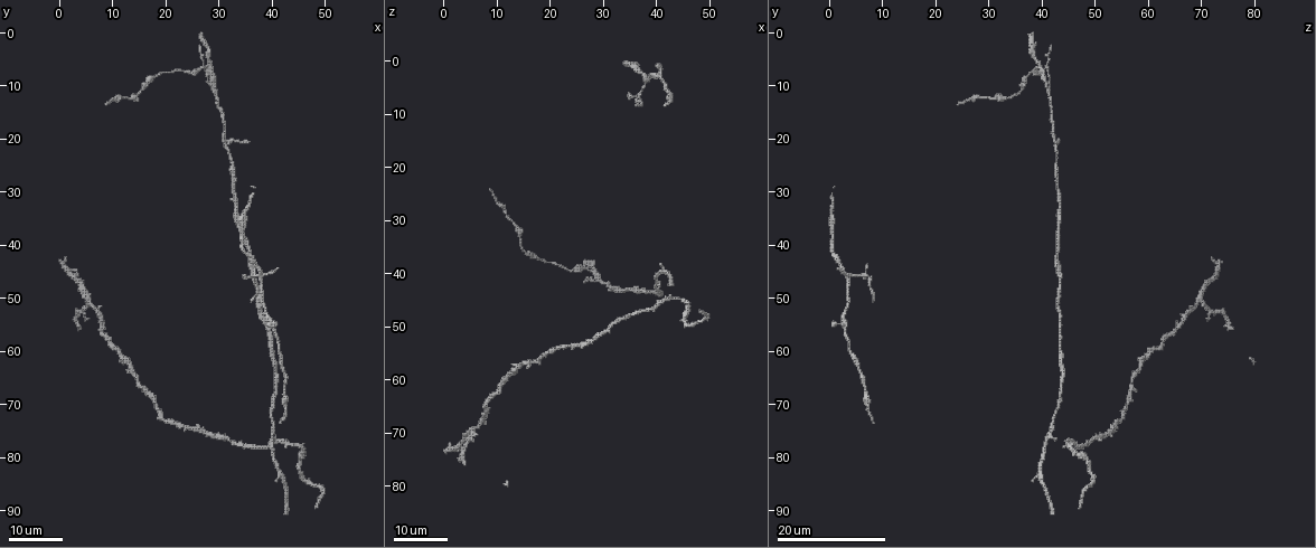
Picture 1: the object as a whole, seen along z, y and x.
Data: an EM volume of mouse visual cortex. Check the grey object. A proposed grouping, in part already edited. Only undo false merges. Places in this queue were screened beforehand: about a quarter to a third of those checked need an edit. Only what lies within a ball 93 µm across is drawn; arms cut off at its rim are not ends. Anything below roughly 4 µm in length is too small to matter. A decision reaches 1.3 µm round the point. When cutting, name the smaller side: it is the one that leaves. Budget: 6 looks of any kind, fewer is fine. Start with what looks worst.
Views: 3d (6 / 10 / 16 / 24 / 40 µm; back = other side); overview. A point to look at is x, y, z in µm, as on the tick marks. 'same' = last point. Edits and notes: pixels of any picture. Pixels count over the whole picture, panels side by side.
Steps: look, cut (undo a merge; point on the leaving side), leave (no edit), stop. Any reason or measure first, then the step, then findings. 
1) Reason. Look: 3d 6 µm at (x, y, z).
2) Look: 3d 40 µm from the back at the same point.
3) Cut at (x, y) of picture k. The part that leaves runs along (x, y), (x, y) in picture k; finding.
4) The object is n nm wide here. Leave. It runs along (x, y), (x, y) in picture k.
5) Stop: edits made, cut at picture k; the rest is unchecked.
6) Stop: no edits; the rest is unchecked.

Small branch off a trunk. Look: 3d 24 µm at (28.5, 10.0, 40.5).

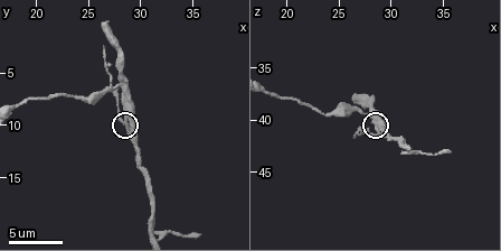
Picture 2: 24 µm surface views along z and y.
Zoom in. Look: 3d 6 µm at (28.6, 9.8, 40.6).

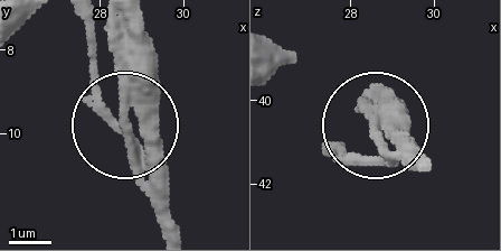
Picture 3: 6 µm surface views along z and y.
Cut at (98, 109) of picture 3. The part that leaves runs along (139, 150), (103, 101), (85, 26) in picture 3; a second neuron is stuck on.

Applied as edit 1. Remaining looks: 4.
Look: overview.

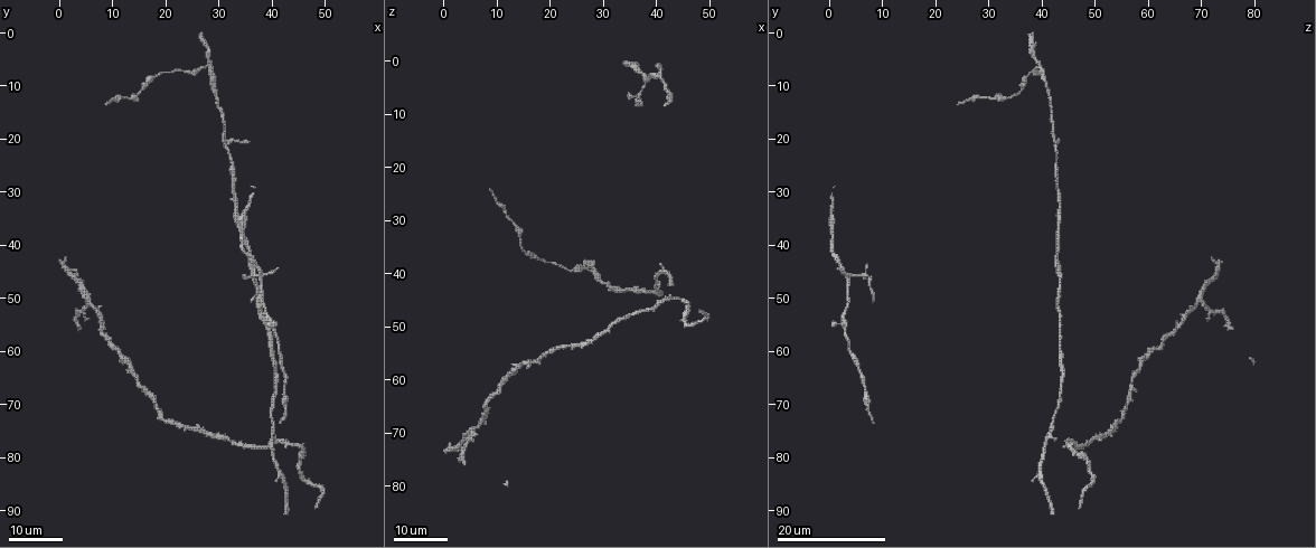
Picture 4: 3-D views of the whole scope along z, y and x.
Looks like a crossing. Look: 3d 16 µm at (5.5, 50.5, 70.0).

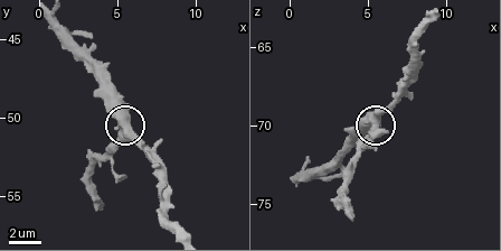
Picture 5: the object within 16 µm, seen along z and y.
Look: 3d 10 µm at the same point.

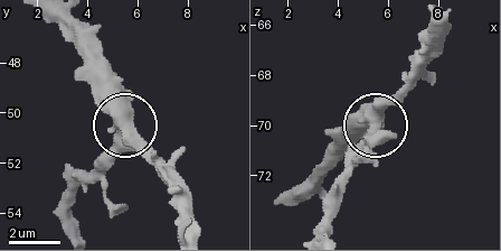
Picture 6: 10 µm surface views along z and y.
Leave. All the same neuron.

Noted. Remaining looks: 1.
Stop: edits made, cut at picture 3; the rest is unchecked.

